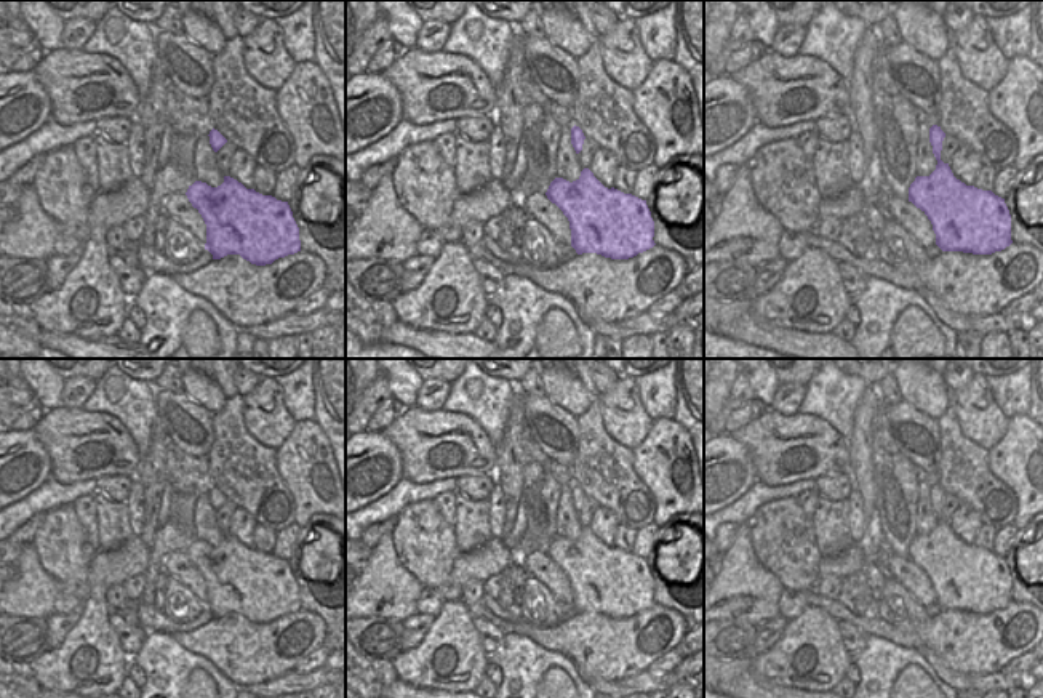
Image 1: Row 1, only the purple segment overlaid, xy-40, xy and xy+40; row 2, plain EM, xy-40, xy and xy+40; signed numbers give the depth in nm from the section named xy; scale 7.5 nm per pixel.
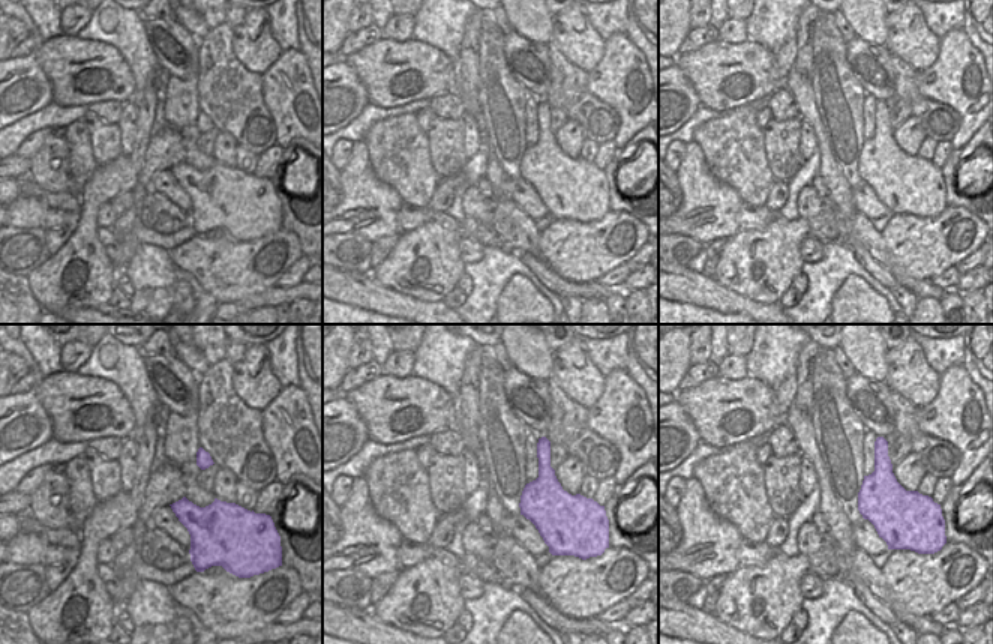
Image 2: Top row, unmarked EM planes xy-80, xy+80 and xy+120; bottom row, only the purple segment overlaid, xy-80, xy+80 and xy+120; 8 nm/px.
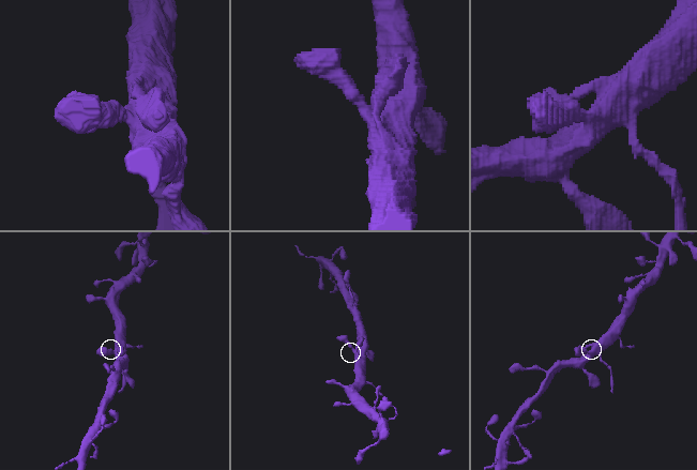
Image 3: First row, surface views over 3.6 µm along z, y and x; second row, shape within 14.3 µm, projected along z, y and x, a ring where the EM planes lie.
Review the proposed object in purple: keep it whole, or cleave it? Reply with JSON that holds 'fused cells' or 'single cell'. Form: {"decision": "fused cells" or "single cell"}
{"decision": "single cell"}

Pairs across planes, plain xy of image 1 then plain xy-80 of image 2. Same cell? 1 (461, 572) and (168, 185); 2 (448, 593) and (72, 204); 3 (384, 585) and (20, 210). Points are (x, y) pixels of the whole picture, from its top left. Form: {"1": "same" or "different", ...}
{"1": "different", "2": "same", "3": "same"}

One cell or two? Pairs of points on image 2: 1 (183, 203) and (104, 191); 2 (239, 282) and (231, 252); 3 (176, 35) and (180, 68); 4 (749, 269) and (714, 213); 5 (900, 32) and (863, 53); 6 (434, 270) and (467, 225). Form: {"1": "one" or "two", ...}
{"1": "two", "2": "one", "3": "one", "4": "two", "5": "two", "6": "one"}

